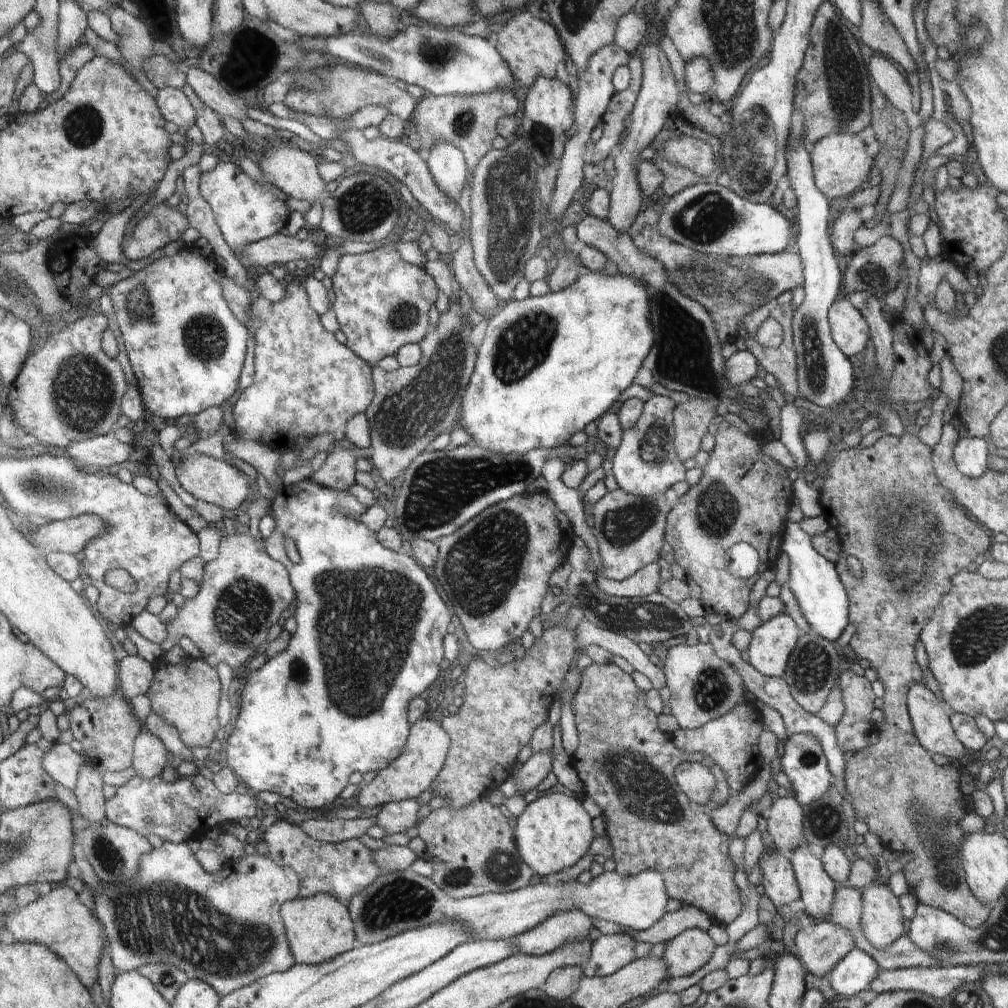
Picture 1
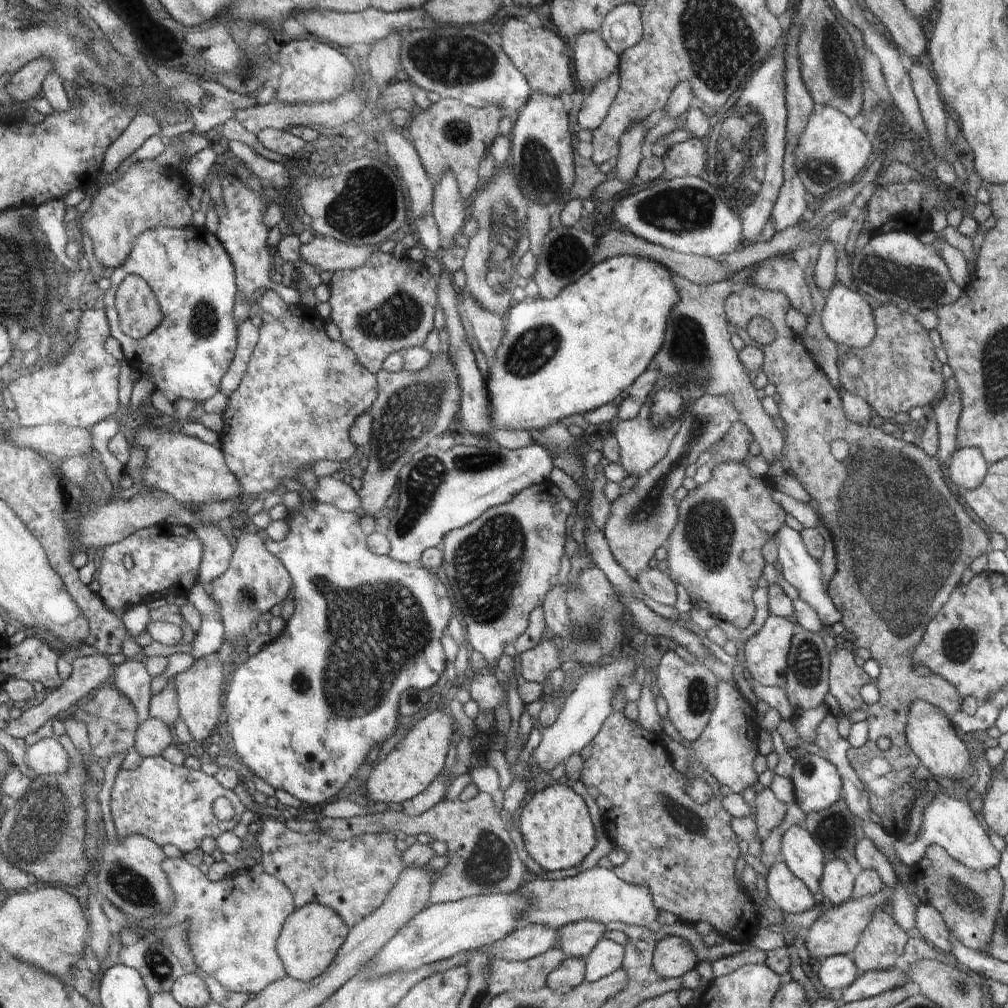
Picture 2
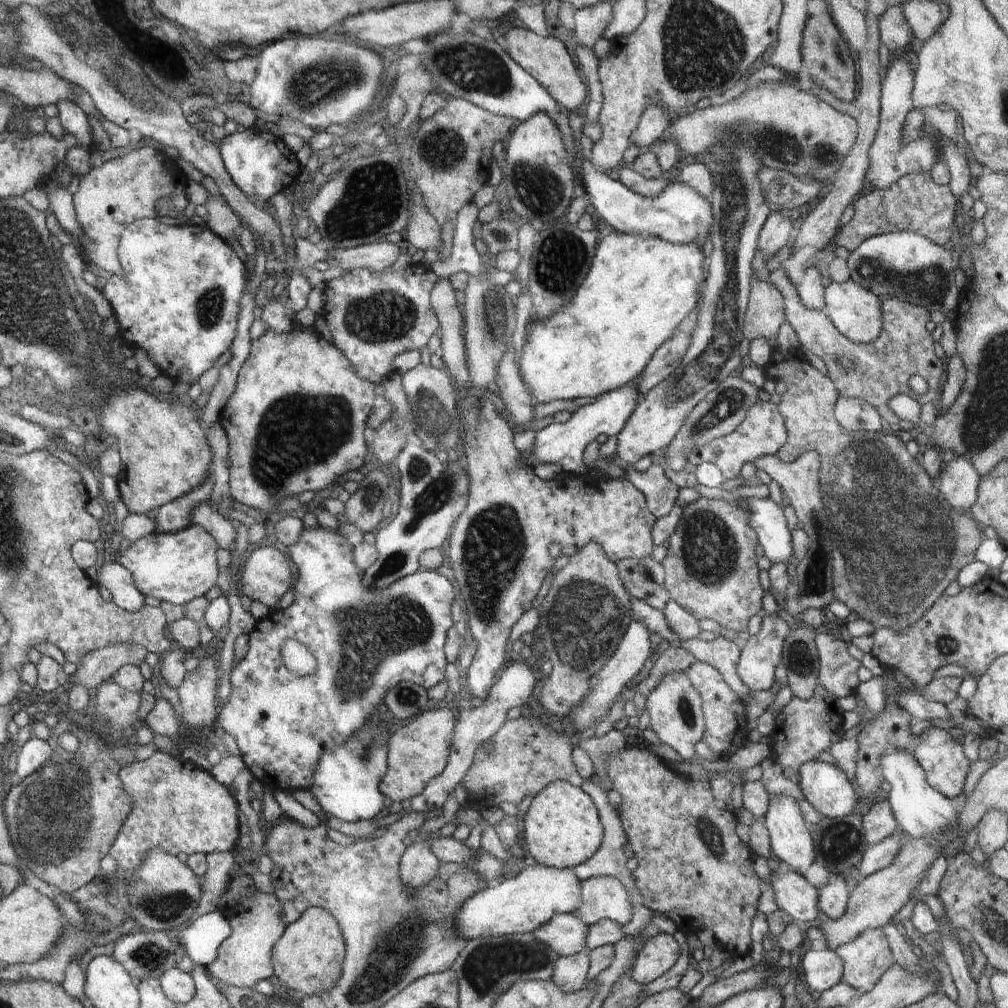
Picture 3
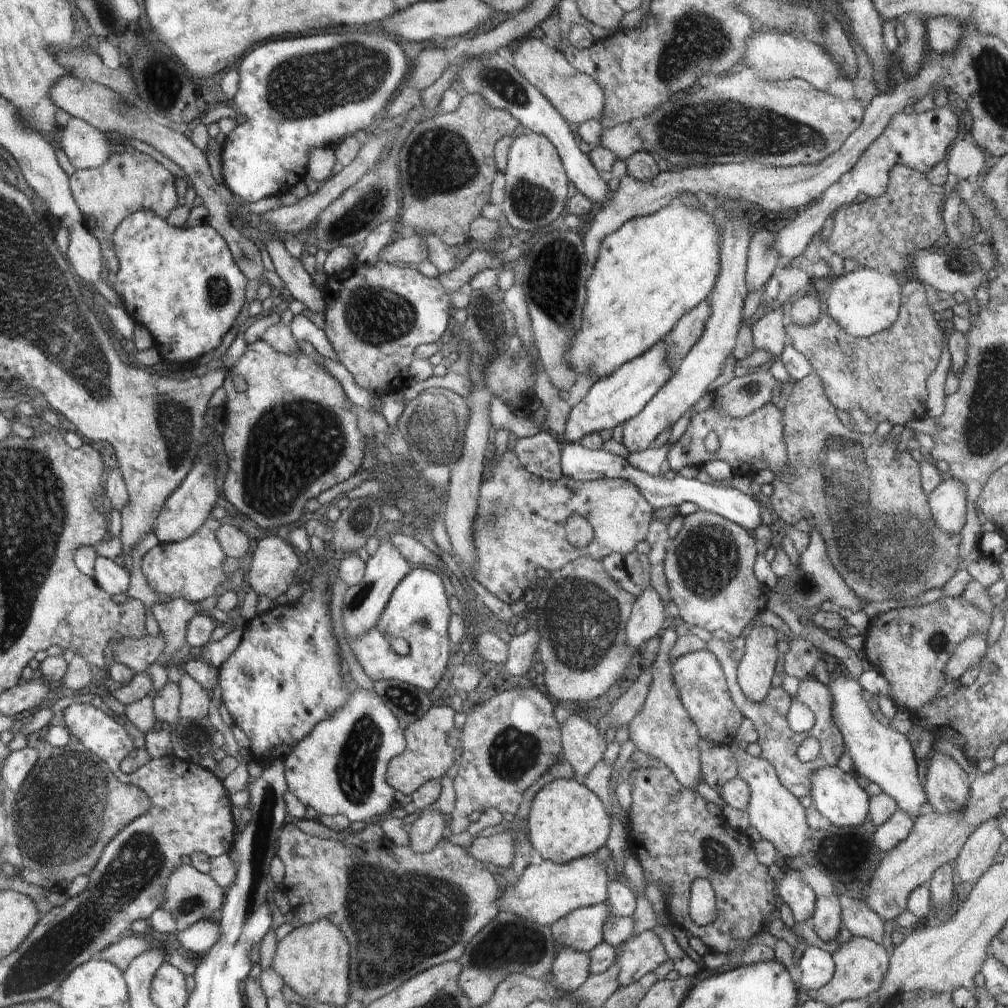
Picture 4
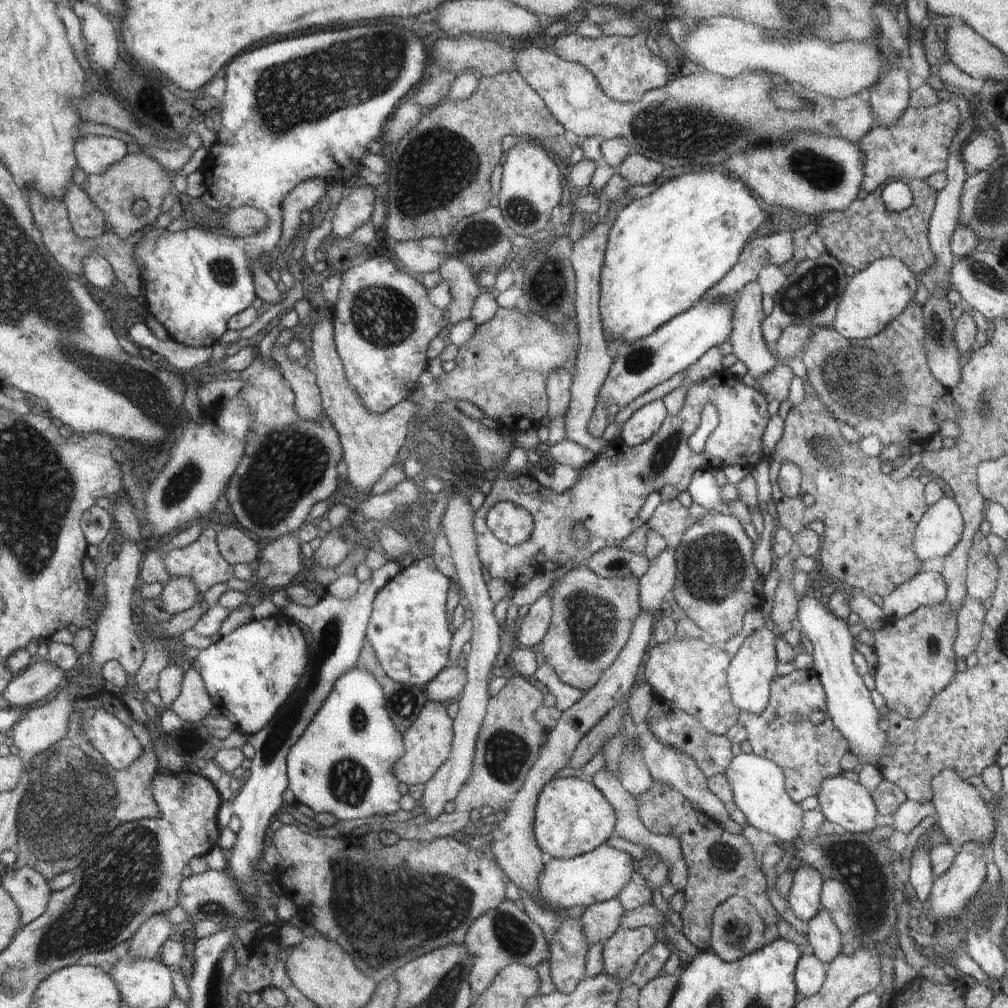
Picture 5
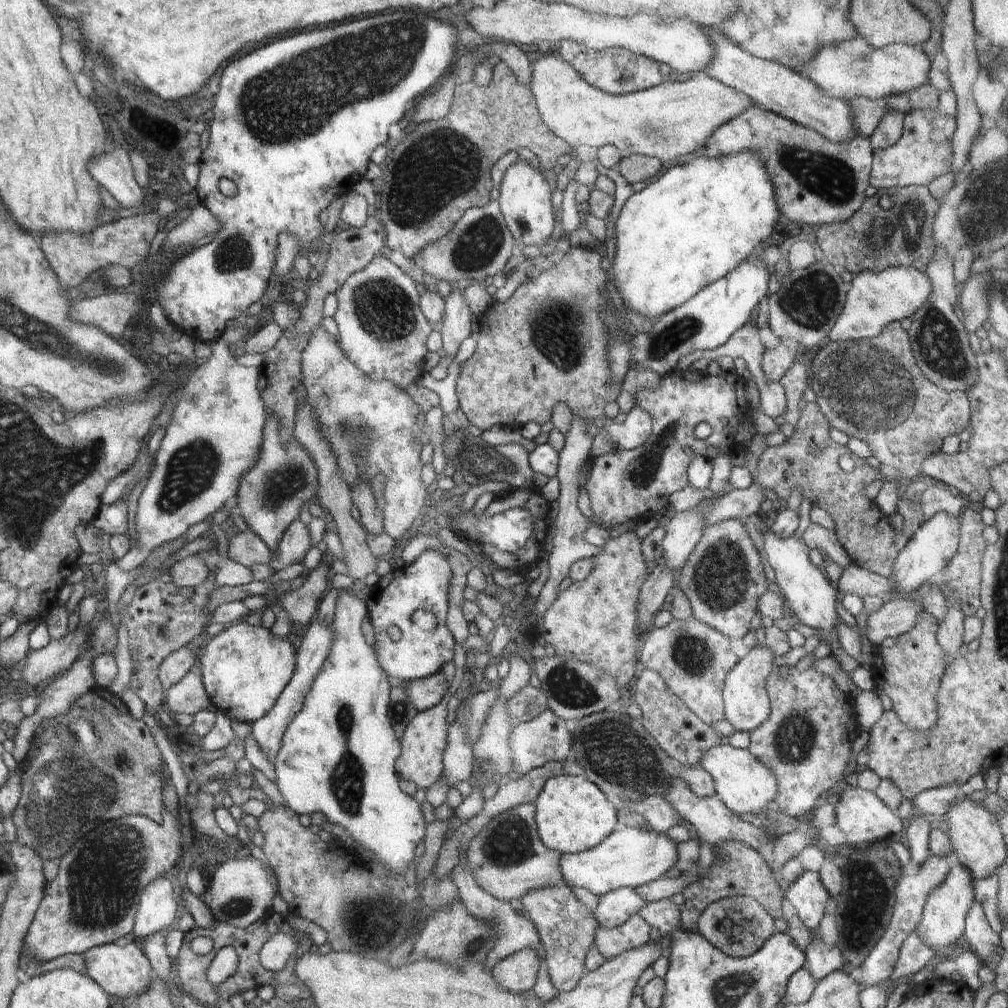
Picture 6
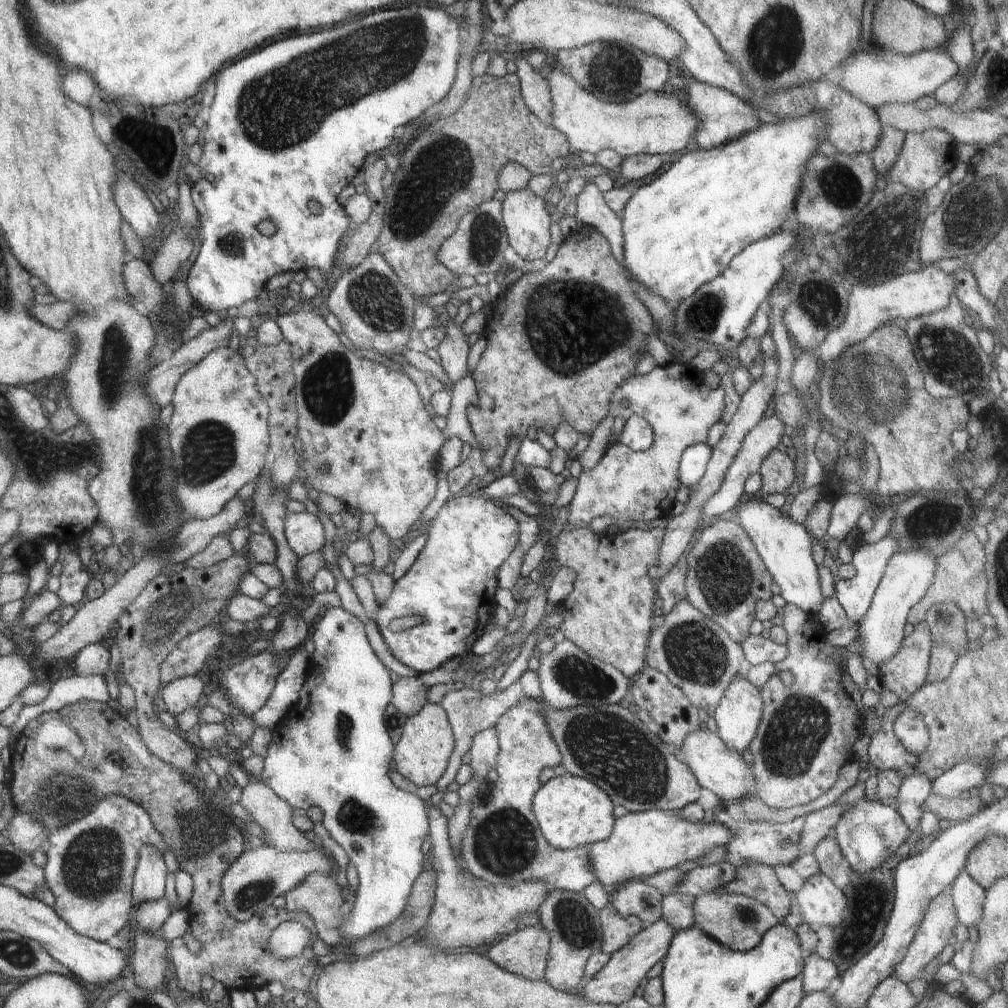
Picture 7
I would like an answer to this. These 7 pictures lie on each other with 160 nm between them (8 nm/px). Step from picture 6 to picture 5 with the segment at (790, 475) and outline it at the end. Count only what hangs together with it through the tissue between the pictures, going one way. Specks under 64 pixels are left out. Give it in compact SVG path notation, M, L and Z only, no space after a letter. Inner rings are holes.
M809 381L800 382L797 389L803 401L789 411L784 432L769 458L769 481L771 498L776 504L780 526L790 534L807 527L810 522L820 520L824 524L821 540L820 564L836 582L845 583L864 591L868 596L878 594L883 598L897 586L913 579L922 569L921 560L915 553L913 543L918 521L924 516L927 504L923 495L925 484L912 475L896 481L880 469L883 462L860 449L859 443L848 442L840 432L840 423L826 408ZM783 462L796 463L801 470L801 489L798 496L790 498L779 488L777 476ZM678 499L662 501L647 521L650 529L664 538L672 534L682 534L693 520L688 516L688 508Z

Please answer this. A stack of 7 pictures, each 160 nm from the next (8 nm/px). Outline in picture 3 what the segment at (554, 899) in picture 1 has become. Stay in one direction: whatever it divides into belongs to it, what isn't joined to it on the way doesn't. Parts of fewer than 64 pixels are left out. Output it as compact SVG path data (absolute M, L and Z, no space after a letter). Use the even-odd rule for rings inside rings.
M600 876L582 881L582 906L574 912L586 926L606 919L621 926L633 919L633 905L629 892L612 876Z

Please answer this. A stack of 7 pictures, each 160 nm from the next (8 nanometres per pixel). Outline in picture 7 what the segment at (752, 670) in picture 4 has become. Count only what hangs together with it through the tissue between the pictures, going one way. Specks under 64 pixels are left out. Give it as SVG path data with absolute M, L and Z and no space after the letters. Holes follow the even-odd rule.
M737 675L730 681L715 711L715 722L721 738L730 749L744 754L756 736L763 700L760 689L746 677Z

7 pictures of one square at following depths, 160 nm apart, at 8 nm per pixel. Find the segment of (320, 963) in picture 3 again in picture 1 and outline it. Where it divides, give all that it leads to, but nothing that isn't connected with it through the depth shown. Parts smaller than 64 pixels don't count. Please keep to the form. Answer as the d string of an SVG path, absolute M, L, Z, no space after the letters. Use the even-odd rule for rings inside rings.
M314 893L284 901L281 904L281 917L285 924L286 938L289 939L291 951L298 963L319 965L360 945L348 906L332 895Z

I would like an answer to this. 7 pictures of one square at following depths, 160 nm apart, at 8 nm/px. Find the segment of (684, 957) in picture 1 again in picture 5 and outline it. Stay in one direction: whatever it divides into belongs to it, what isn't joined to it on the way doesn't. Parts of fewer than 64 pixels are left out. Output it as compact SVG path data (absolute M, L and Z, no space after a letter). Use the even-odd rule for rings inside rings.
M621 927L608 941L603 942L603 972L610 977L616 974L628 976L634 970L636 960L656 941L656 930L652 927Z

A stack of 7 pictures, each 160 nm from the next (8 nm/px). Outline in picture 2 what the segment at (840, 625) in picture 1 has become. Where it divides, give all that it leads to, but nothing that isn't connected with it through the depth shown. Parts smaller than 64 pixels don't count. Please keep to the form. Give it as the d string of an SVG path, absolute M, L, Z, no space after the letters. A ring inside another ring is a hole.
M782 524L776 530L775 536L772 539L774 539L777 547L777 564L782 576L786 582L798 590L799 598L802 598L804 602L808 602L816 610L816 614L818 614L823 627L827 627L831 631L833 624L842 621L842 613L836 610L832 598L828 596L826 582L822 580L822 570L820 570L819 560L812 558L808 554L808 550L806 550L800 534L787 524Z

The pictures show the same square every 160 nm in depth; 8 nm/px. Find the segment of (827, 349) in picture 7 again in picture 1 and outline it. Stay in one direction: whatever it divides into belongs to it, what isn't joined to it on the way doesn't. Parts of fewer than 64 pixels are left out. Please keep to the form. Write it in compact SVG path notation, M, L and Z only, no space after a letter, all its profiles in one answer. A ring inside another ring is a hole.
M843 294L832 303L827 317L834 342L848 358L866 348L871 338L868 323Z

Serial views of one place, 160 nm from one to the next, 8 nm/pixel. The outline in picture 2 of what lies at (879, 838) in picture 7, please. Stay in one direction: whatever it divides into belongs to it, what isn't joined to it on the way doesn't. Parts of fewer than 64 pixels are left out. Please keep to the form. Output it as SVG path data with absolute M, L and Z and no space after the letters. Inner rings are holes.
M807 754L796 759L792 782L795 802L805 812L818 812L838 802L842 793L842 778L836 766L819 756Z

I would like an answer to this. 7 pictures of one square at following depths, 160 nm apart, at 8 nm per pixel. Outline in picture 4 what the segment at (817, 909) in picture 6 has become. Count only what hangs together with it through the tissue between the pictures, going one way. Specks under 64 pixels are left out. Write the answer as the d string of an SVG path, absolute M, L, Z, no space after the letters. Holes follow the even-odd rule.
M787 869L784 878L777 884L779 900L784 900L790 908L795 922L806 922L814 915L817 897L813 890L804 883L803 876L796 869Z

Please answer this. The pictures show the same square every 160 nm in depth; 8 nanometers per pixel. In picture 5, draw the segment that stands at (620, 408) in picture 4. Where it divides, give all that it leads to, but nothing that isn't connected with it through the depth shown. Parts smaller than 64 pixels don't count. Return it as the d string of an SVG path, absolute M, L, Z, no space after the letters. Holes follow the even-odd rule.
M702 298L692 309L674 317L654 334L628 346L622 345L617 350L617 357L613 360L609 375L598 391L597 404L601 402L601 406L606 407L606 410L611 404L625 407L674 374L694 366L694 362L704 356L708 349L729 340L733 302L734 300L716 305Z

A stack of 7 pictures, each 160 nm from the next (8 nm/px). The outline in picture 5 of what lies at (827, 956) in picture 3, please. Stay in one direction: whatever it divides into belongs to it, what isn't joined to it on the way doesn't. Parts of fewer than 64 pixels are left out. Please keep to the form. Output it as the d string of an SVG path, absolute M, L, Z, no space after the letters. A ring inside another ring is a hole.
M814 953L801 956L795 968L797 992L805 997L816 994L826 980L827 967Z

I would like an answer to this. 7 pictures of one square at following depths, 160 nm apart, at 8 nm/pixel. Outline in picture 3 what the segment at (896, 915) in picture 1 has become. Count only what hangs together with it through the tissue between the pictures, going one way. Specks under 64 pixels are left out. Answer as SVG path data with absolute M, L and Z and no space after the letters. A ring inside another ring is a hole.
M867 929L852 942L838 946L835 952L843 964L841 981L860 993L872 990L882 974L895 964L882 929Z

